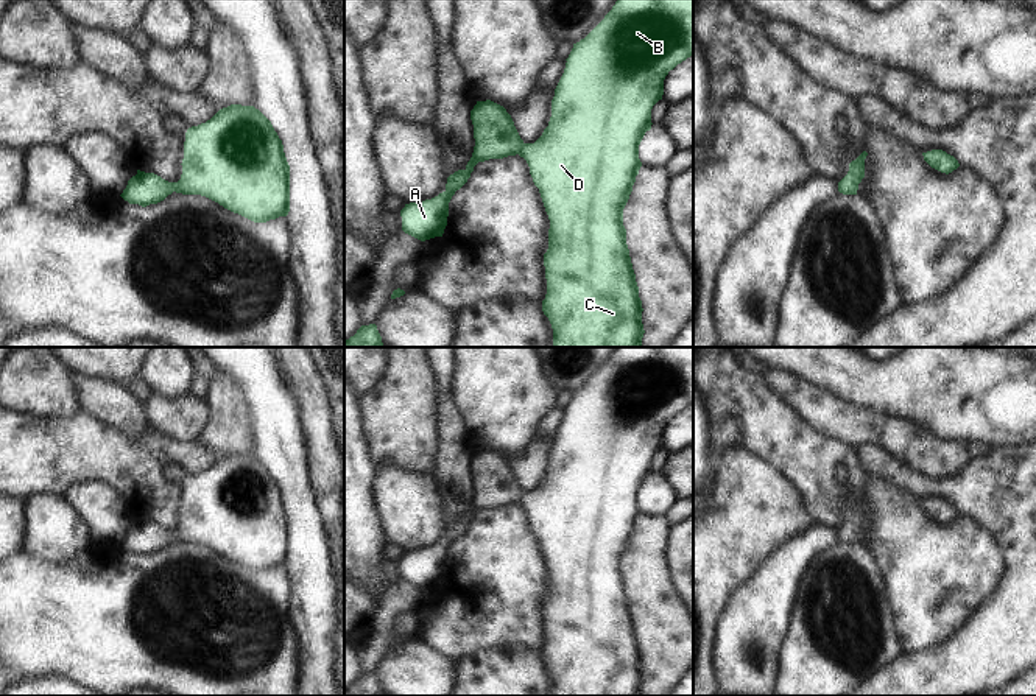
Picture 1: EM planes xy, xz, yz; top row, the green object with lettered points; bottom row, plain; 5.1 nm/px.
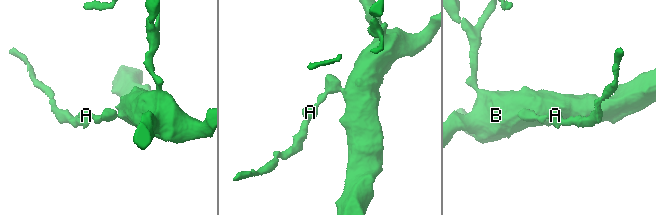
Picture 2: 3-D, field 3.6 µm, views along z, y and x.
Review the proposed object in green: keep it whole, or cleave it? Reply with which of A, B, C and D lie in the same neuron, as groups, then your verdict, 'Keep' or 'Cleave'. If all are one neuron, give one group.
Groups: A B C D. Keep.

